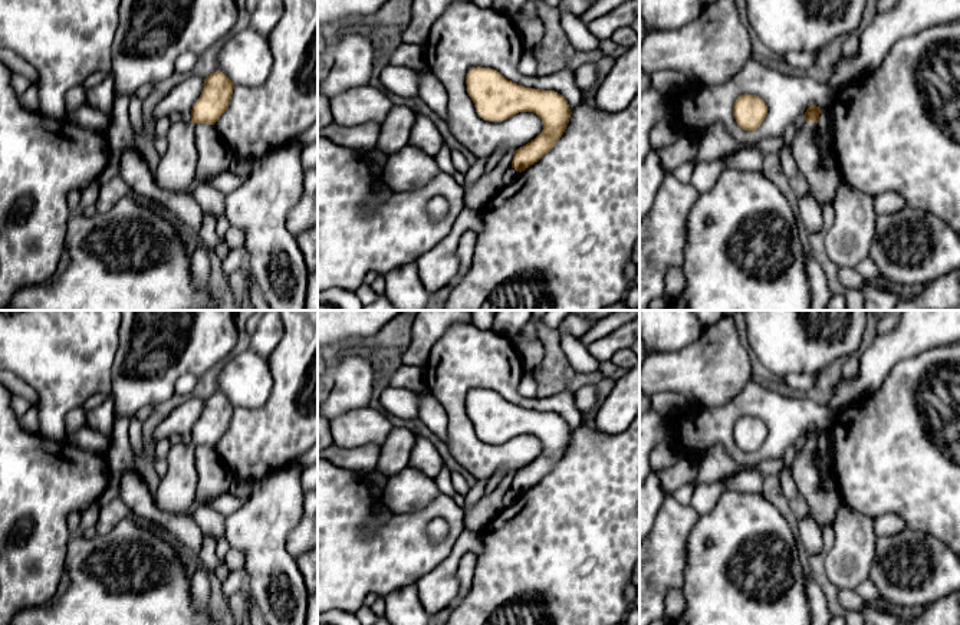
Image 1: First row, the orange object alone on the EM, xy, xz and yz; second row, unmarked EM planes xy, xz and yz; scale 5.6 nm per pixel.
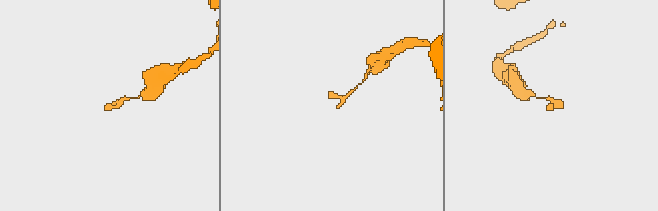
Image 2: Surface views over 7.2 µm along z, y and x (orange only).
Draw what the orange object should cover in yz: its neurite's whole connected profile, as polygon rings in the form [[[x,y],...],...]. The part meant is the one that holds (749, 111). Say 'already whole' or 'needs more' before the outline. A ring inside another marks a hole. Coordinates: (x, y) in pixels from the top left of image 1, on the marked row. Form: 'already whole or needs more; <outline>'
already whole; [[[740,95],[733,105],[733,116],[743,131],[757,129],[767,115],[767,105],[756,95]]]

